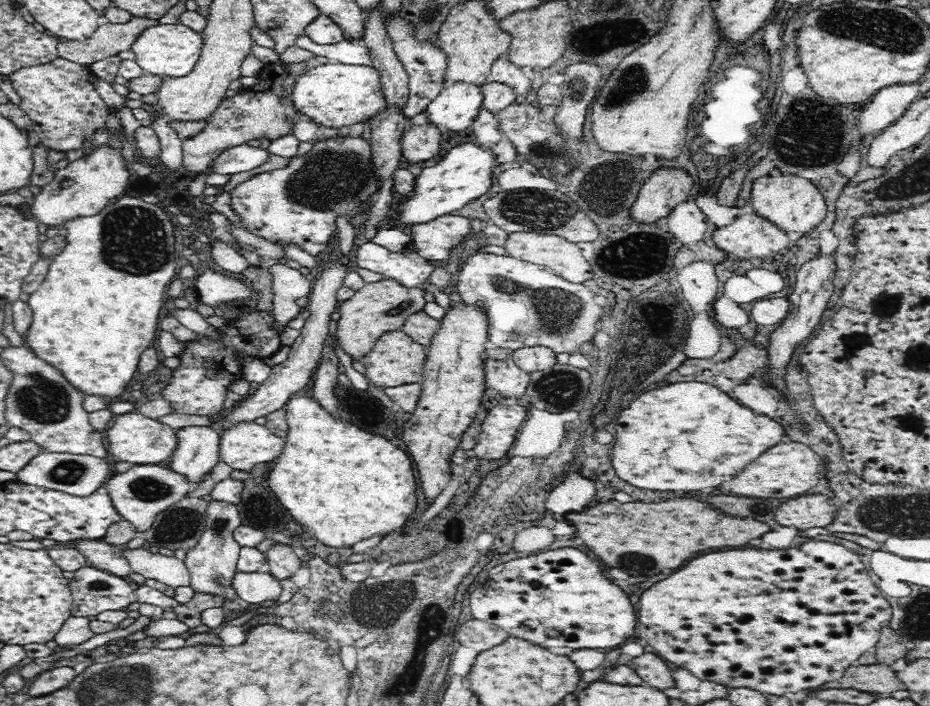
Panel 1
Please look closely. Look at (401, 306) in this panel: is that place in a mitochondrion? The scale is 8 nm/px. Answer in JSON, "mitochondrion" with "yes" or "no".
{"mitochondrion":"yes"}

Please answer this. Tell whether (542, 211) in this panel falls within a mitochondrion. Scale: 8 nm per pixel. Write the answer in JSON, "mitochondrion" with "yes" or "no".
{"mitochondrion":"yes"}

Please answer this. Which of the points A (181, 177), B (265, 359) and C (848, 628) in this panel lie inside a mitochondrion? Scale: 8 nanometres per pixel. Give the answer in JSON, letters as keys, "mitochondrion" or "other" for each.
{"A":"other","B":"other","C":"other"}

